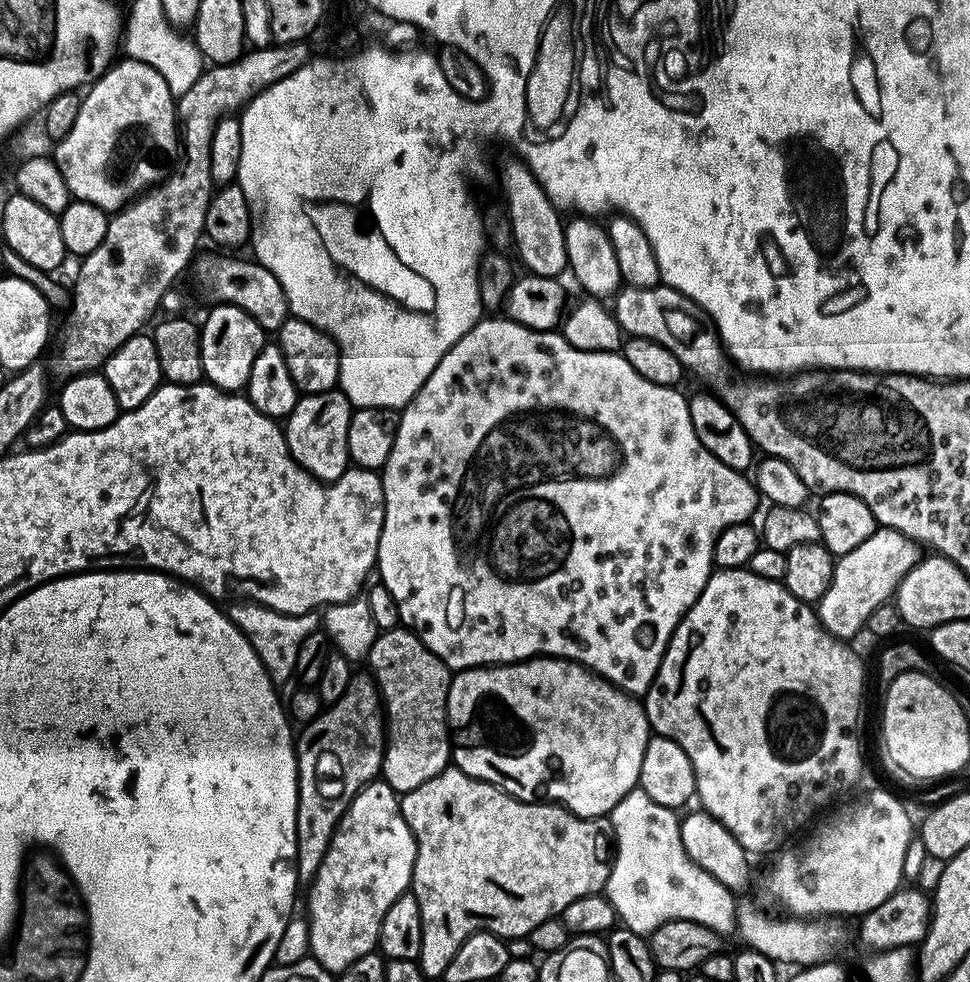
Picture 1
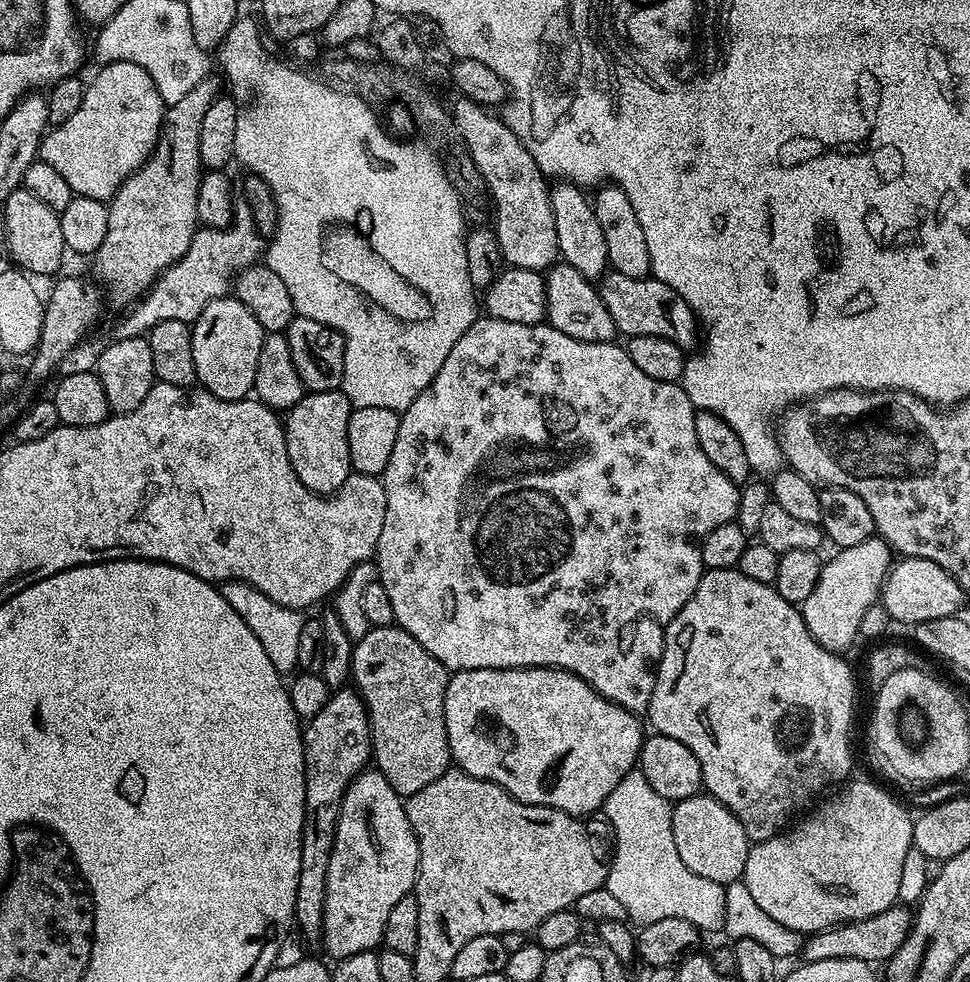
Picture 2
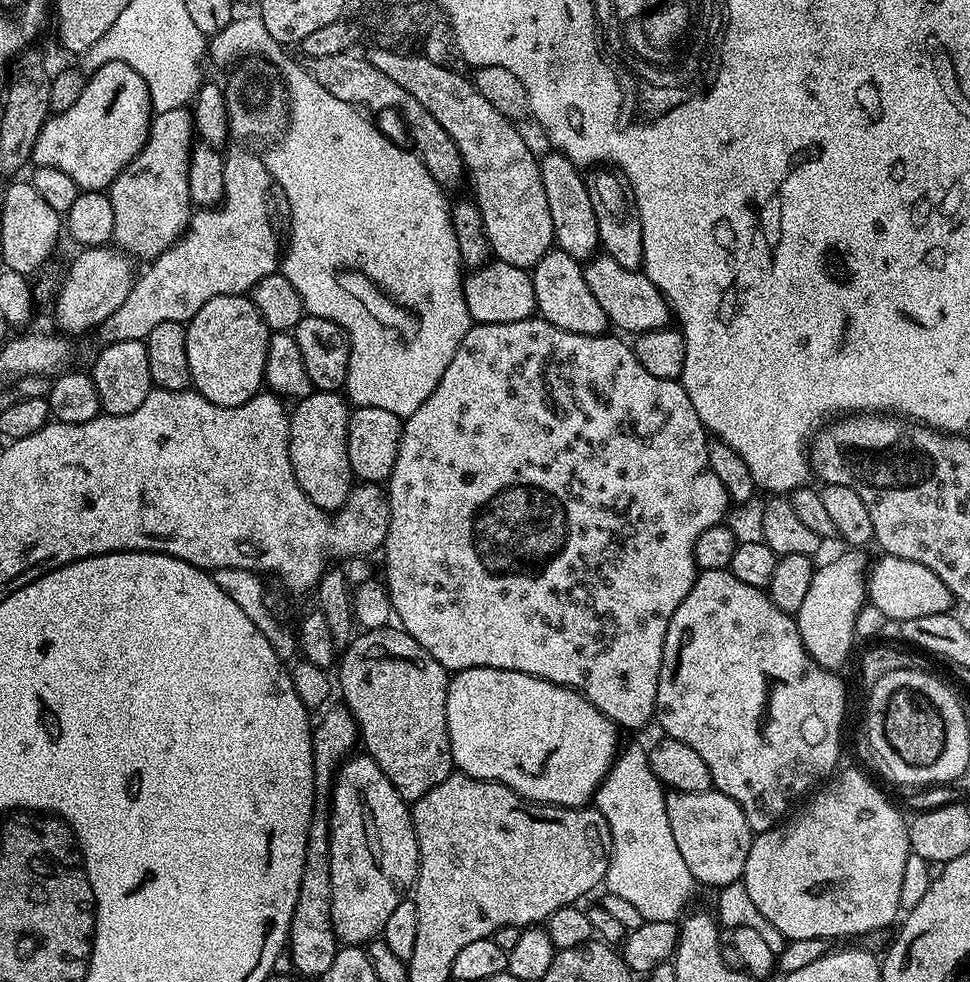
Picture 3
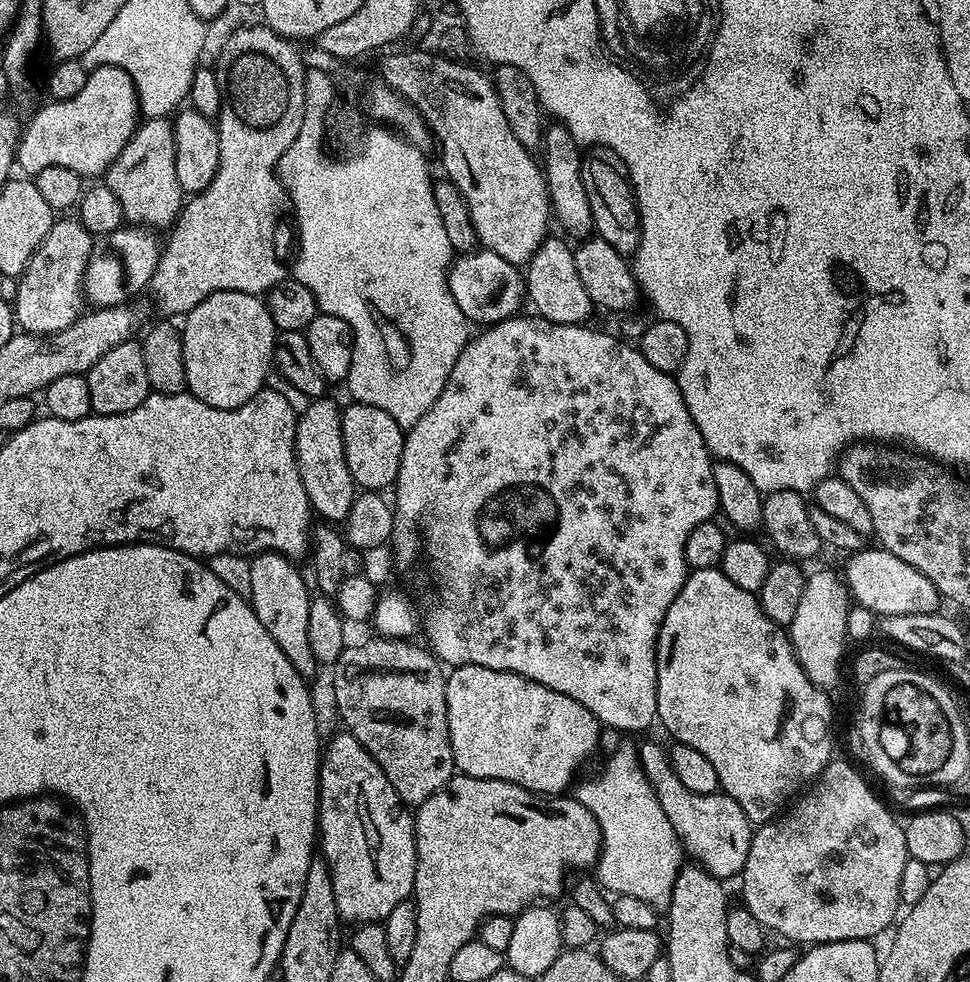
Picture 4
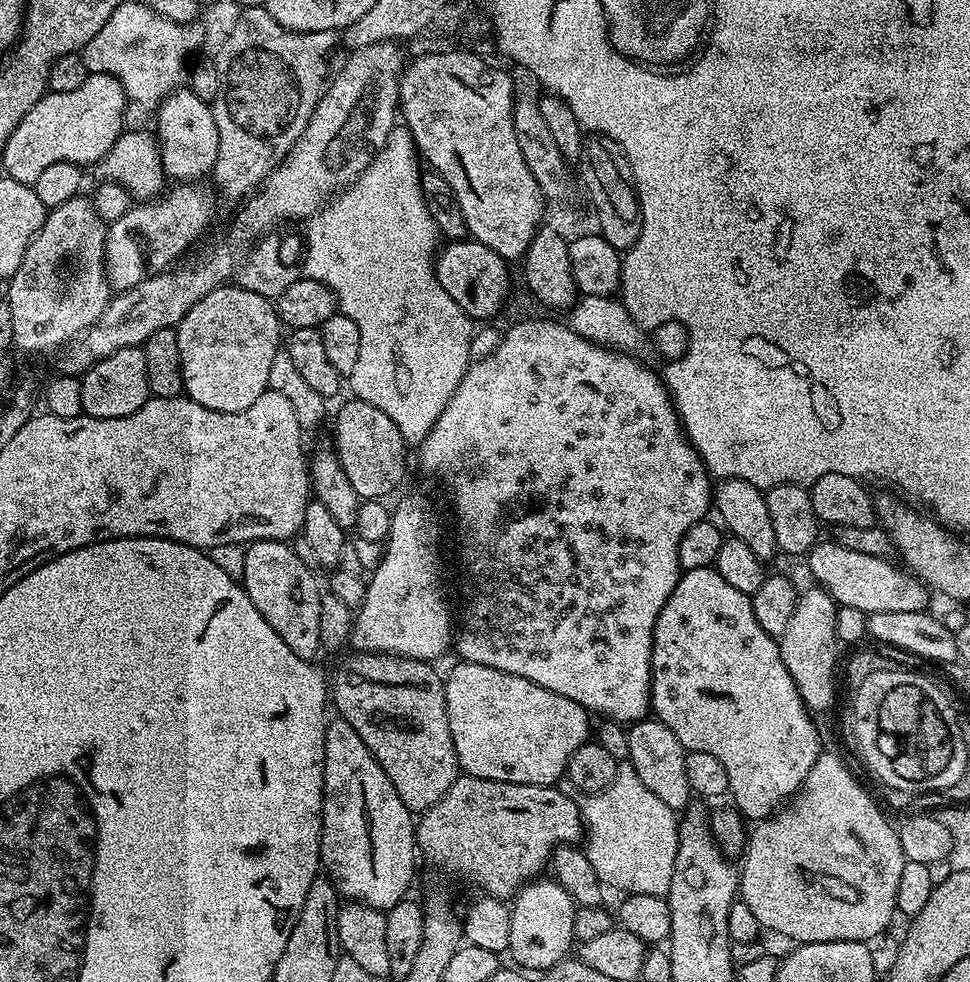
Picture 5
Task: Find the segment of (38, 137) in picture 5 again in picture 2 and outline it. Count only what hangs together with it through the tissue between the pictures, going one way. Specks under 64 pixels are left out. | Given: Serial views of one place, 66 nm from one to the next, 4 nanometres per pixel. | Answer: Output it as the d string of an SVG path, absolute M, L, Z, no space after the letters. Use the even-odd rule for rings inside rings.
M114 61L112 64L103 65L99 70L101 72L92 81L87 81L82 106L78 106L77 112L70 114L66 122L55 125L43 137L38 156L50 166L54 166L54 170L58 170L62 178L66 178L75 195L108 202L122 183L121 177L116 177L116 143L125 136L138 151L147 153L160 138L166 105L159 96L154 79L134 62Z

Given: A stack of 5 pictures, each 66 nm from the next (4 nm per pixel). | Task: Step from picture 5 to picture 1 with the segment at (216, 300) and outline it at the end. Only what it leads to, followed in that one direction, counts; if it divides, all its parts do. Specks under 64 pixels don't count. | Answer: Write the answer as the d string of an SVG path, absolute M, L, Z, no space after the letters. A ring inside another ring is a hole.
M217 303L212 307L216 308L210 309L204 324L202 320L199 325L204 380L224 392L236 394L248 387L250 366L254 366L258 350L266 343L266 329L238 306Z

